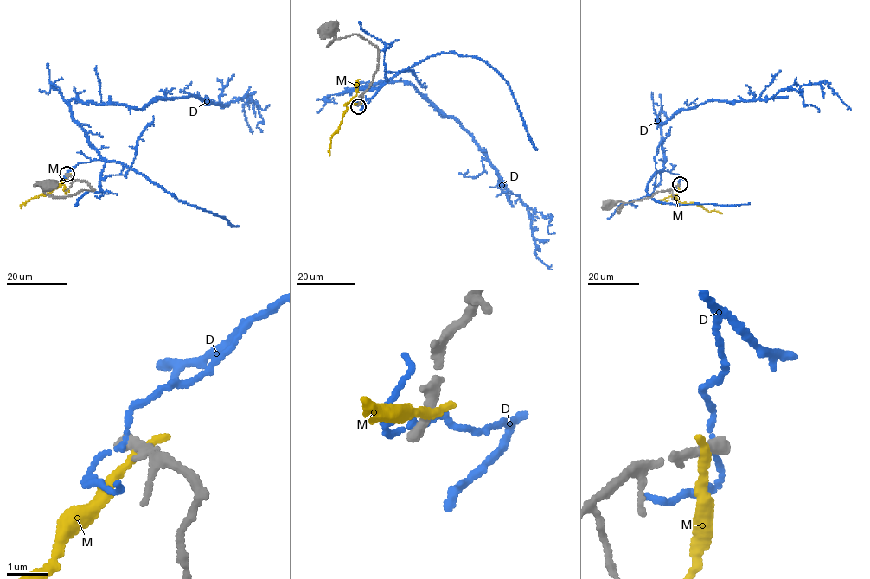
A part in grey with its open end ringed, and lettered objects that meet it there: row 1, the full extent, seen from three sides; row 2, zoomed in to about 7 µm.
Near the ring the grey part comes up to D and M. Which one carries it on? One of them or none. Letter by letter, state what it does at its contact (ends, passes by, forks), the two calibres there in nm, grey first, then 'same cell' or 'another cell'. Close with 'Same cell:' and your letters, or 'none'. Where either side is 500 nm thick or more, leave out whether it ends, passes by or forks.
D: it passes by | 320/100 nm | another cell
M: it ends | 360/280 nm | another cell
Same cell: none

